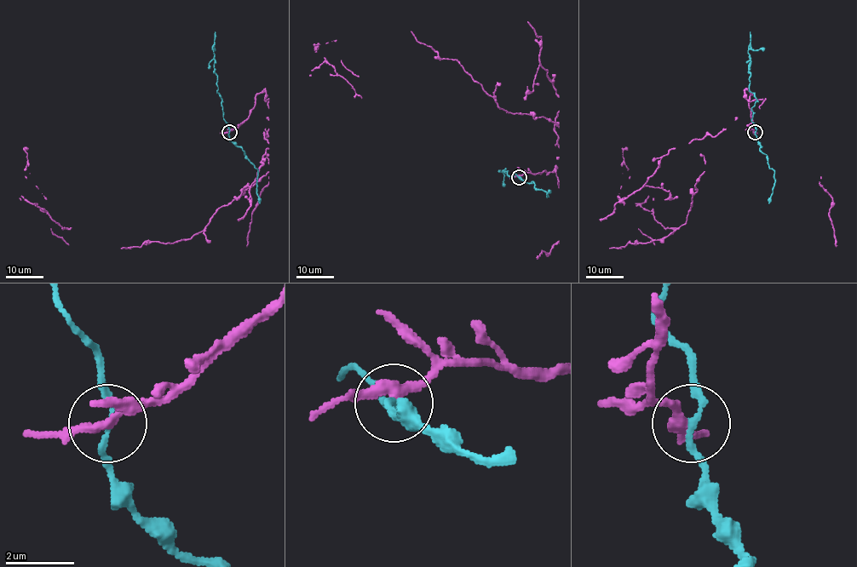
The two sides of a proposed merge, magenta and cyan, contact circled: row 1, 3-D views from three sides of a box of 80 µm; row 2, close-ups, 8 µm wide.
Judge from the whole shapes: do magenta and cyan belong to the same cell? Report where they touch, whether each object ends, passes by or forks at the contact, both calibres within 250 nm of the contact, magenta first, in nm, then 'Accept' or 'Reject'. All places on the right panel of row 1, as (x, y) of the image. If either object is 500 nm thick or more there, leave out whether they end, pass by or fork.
Place: (755, 132). At the ring magenta passes by. At the ring cyan passes by. Thickness 280 nm (magenta) against 170 nm. Reject

